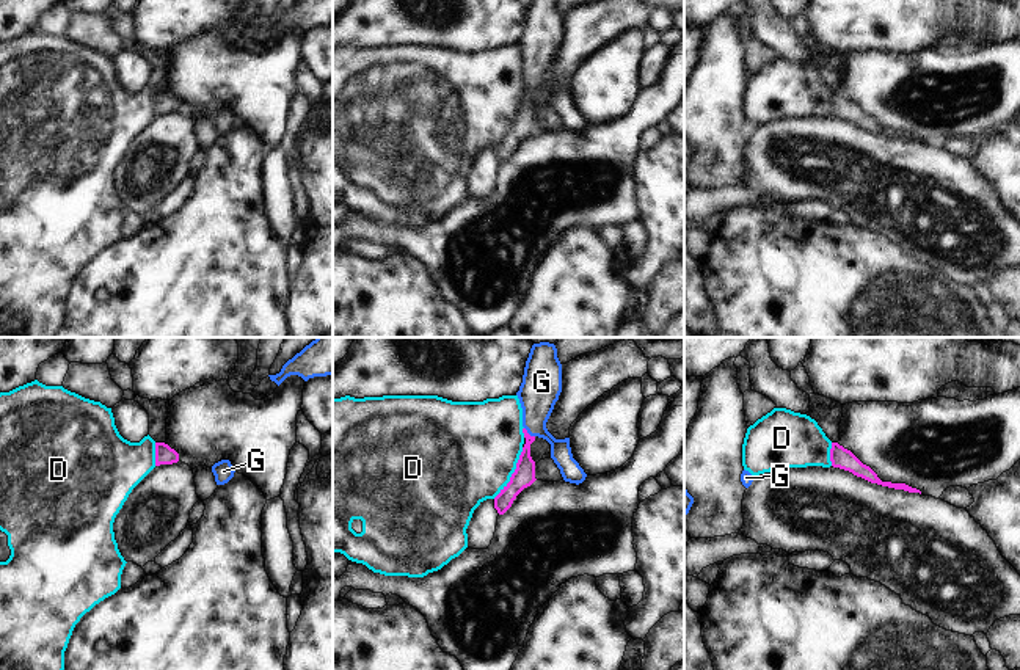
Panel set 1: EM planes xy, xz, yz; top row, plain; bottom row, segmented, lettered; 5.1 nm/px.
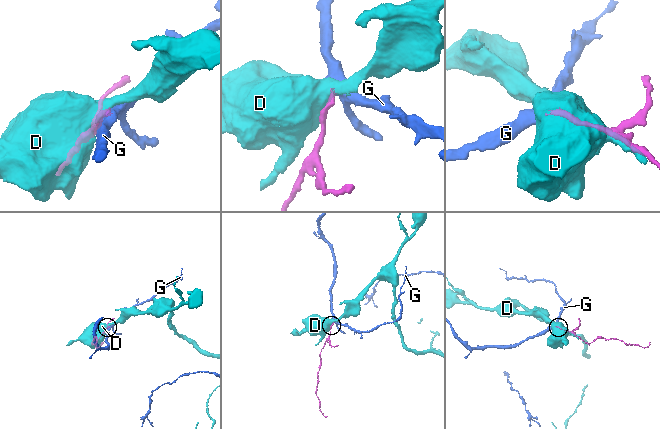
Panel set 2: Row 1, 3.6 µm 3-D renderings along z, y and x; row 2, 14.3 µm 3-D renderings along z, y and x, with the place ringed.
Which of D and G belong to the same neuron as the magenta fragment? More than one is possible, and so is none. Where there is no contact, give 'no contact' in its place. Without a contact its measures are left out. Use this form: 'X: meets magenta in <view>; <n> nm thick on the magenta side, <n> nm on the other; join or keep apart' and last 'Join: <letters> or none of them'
D: meets magenta in xz; 110 nm thick on the magenta side, 480 nm on the other; keep apart
G: meets magenta in xz; 110 nm thick on the magenta side, 200 nm on the other; join
Join: G

